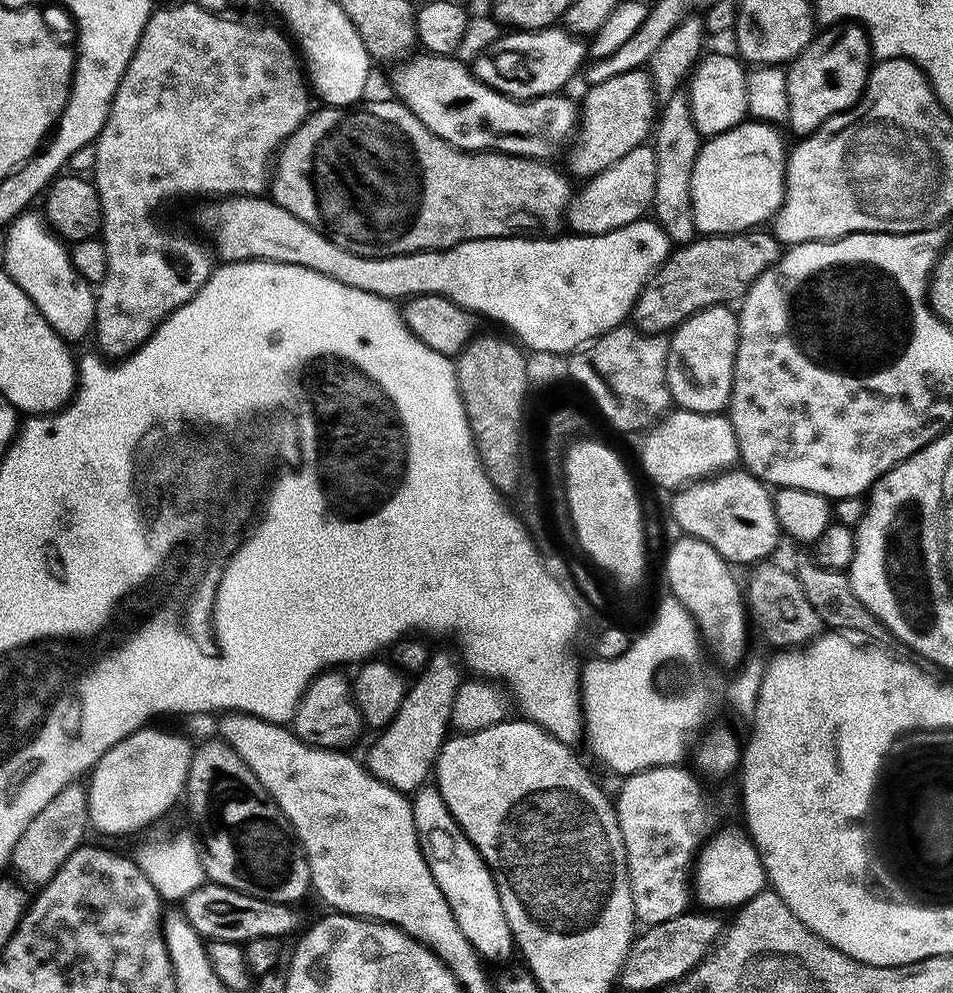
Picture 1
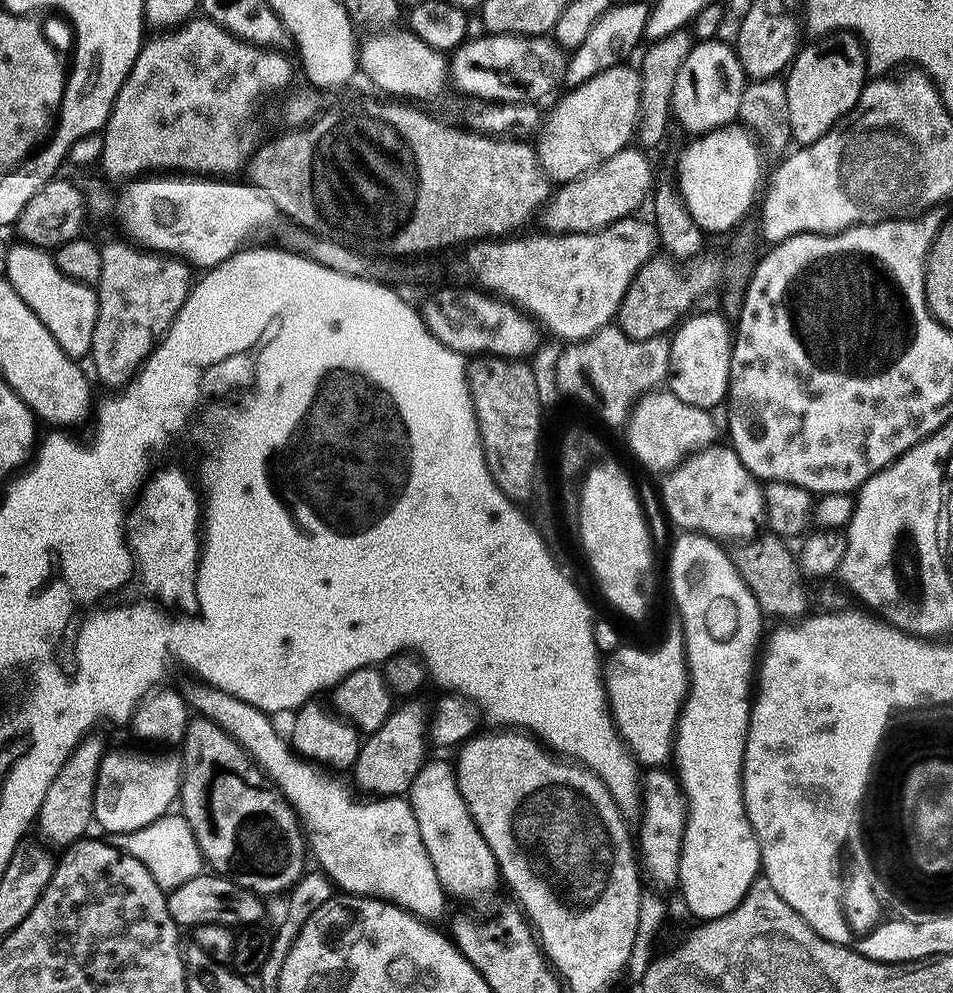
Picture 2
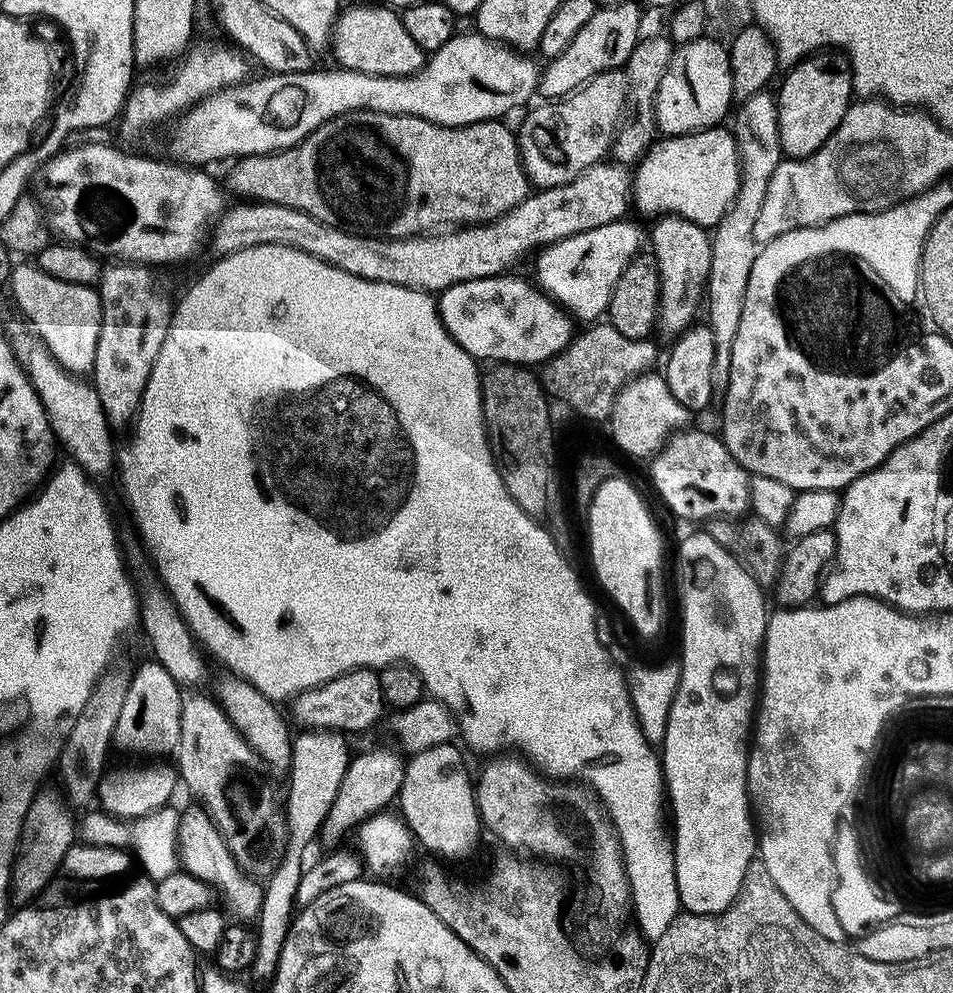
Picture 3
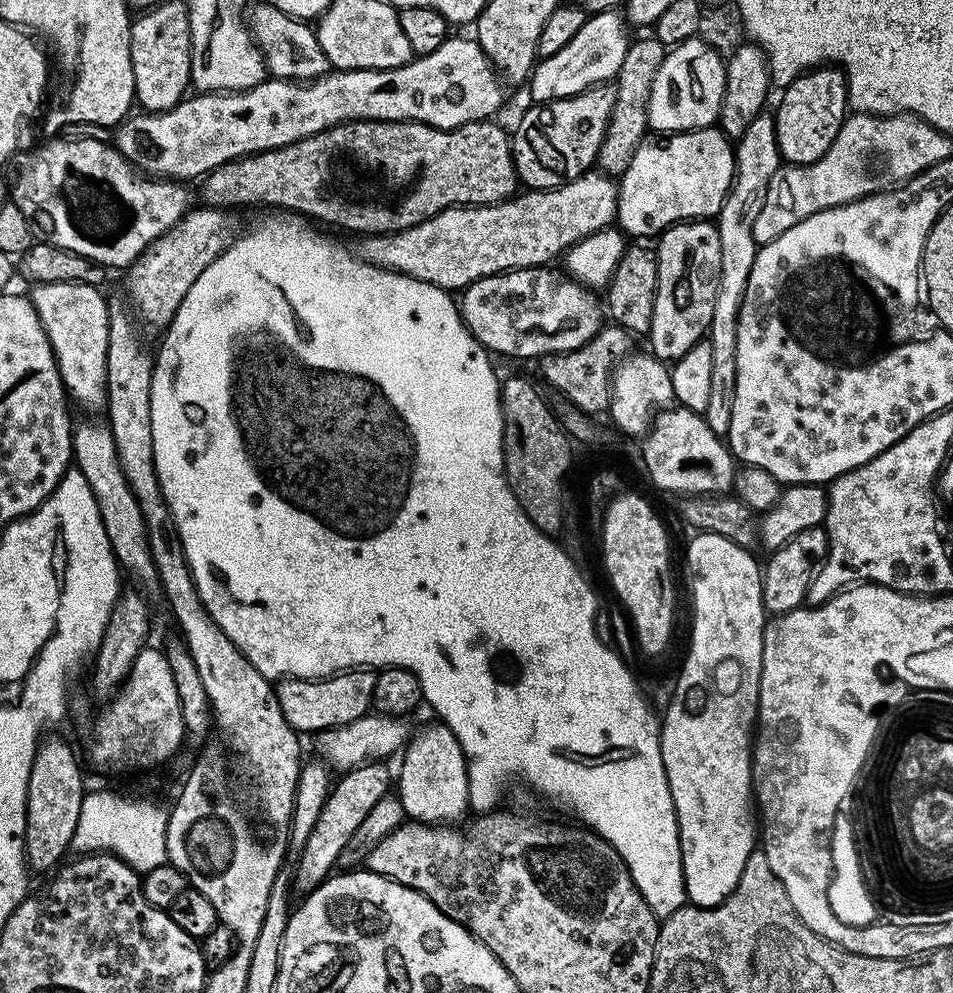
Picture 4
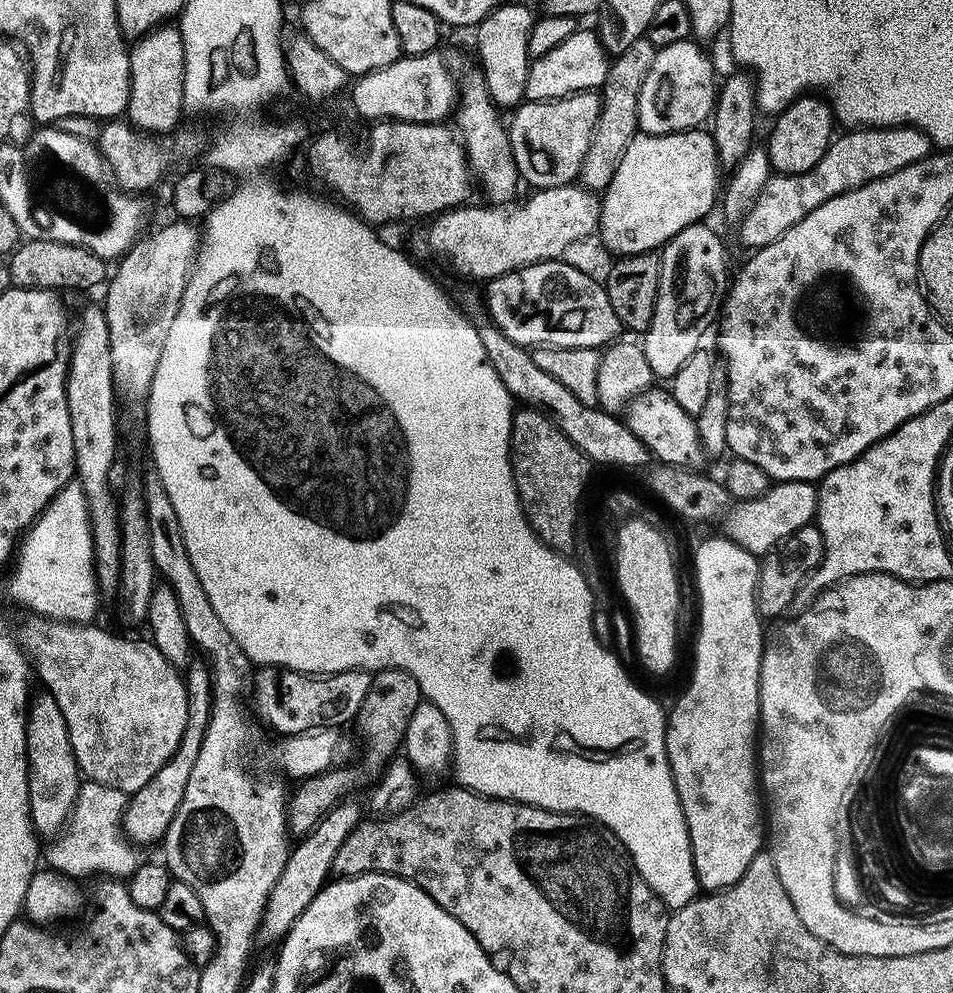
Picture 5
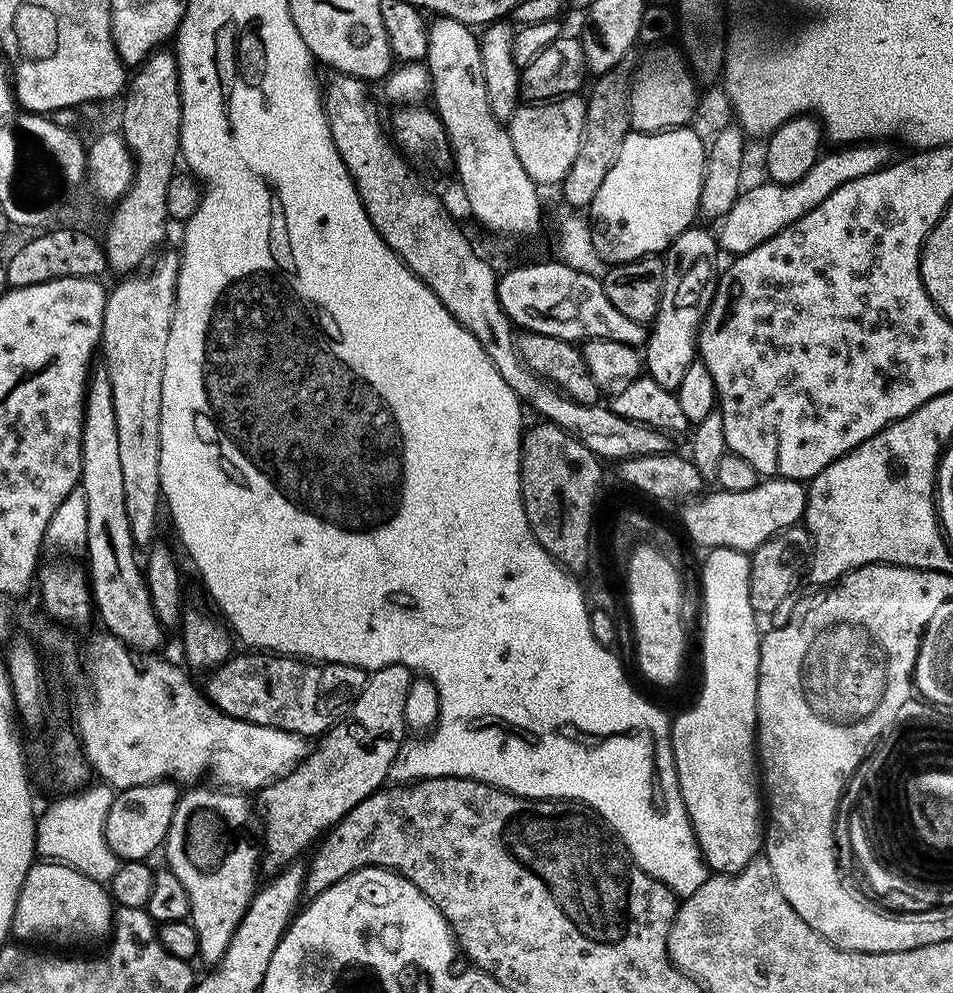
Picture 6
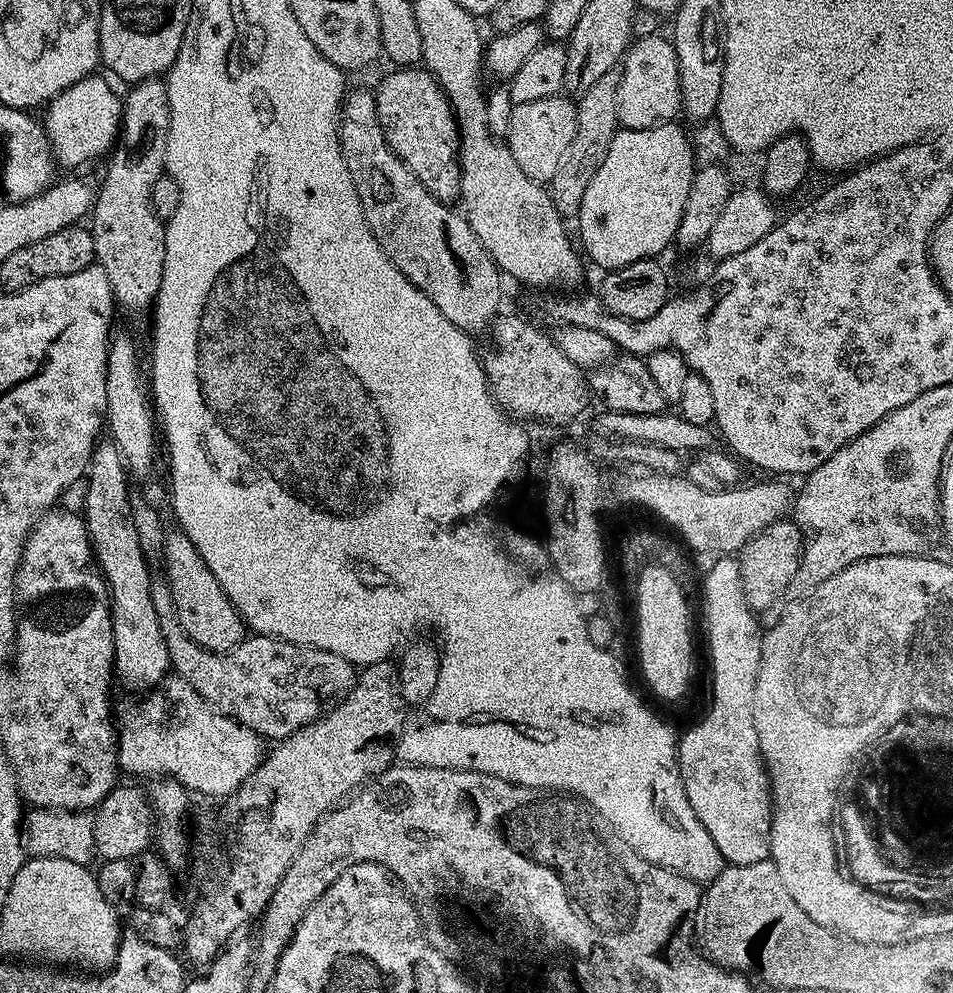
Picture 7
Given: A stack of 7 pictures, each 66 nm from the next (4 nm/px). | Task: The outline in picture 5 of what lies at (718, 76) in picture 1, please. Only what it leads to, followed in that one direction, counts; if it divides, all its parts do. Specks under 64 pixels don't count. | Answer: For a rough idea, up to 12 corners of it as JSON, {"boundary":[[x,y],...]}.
{"boundary":[[691,39],[666,45],[638,94],[639,131],[701,127],[718,77]]}

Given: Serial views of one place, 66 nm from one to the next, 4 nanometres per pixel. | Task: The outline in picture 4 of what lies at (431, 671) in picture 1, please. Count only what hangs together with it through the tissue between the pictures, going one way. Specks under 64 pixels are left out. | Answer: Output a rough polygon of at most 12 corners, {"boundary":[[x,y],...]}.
{"boundary":[[384,762],[333,783],[298,854],[294,888],[307,894],[338,865],[378,798]]}

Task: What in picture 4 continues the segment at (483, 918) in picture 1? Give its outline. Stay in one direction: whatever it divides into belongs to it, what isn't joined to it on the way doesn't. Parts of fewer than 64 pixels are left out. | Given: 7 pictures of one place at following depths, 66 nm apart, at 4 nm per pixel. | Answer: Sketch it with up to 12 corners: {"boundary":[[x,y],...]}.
{"boundary":[[443,722],[403,749],[400,807],[422,824],[465,819],[468,758]]}

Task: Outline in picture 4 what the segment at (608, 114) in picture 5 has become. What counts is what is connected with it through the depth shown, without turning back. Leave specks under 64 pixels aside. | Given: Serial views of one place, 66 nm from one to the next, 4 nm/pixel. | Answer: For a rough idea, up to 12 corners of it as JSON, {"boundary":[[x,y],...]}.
{"boundary":[[633,39],[595,167],[623,176],[649,131],[664,43]]}

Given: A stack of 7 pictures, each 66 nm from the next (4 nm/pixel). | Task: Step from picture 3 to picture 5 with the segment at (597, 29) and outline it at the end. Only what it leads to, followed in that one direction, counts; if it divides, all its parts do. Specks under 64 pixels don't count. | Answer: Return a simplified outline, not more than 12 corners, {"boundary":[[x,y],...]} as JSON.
{"boundary":[[577,30],[526,74],[528,100],[561,100],[603,85],[610,57]]}

